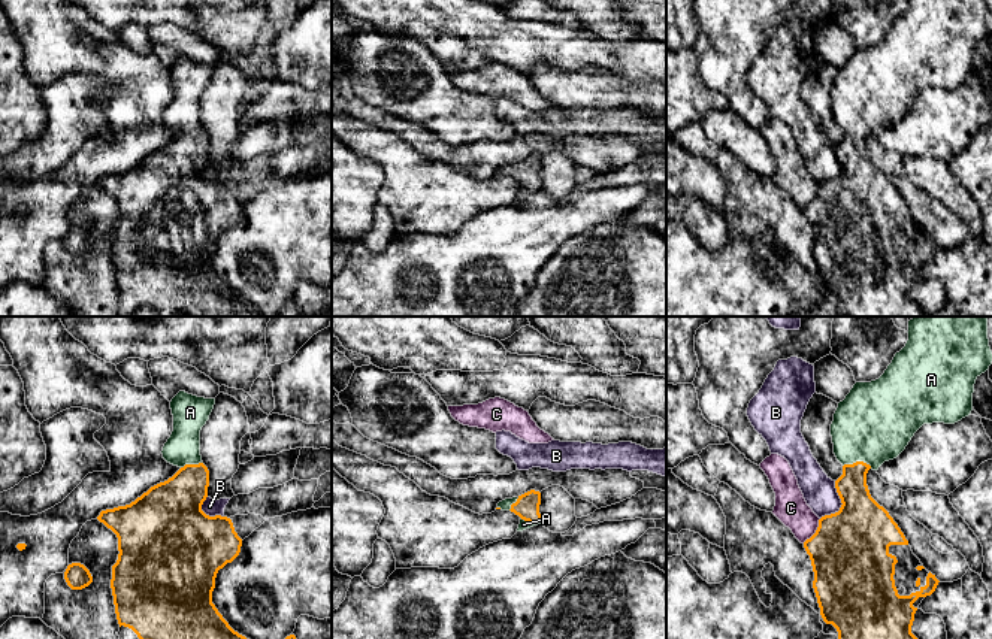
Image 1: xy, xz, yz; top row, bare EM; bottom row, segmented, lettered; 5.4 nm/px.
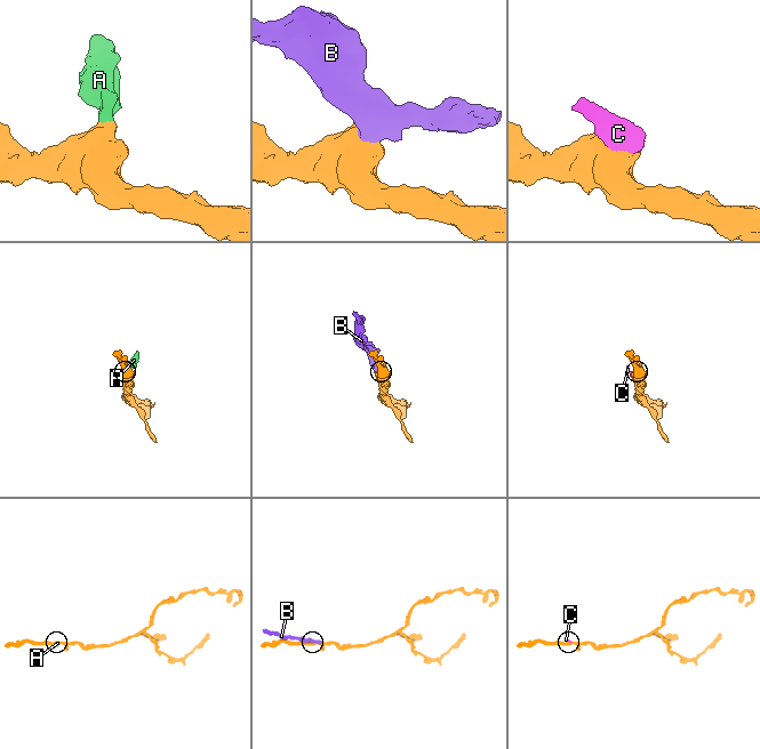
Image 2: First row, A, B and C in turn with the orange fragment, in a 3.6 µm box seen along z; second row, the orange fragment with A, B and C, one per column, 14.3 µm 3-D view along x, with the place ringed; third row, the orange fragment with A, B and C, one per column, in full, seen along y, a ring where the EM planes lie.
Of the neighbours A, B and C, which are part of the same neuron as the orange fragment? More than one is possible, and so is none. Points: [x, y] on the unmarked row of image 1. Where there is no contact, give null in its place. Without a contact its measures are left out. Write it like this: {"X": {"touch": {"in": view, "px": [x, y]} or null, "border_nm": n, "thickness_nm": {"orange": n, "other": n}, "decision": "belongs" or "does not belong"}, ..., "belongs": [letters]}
{"A": {"touch": {"in": "yz", "px": [858, 127]}, "border_nm": 160, "thickness_nm": {"orange": 180, "other": 420}, "decision": "belongs"}, "B": {"touch": {"in": "yz", "px": [841, 170]}, "border_nm": 220, "thickness_nm": {"orange": 420, "other": 180}, "decision": "does not belong"}, "C": {"touch": {"in": "yz", "px": [816, 197]}, "border_nm": 170, "thickness_nm": {"orange": 420, "other": 180}, "decision": "does not belong"}, "belongs": ["A"]}

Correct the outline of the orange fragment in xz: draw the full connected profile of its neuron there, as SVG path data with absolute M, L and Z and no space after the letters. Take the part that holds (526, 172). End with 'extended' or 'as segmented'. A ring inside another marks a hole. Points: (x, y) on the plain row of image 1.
M530 155L518 163L499 167L497 173L500 173L502 176L511 176L518 181L520 190L517 197L523 197L526 194L541 190L539 170L541 158Z | extended

